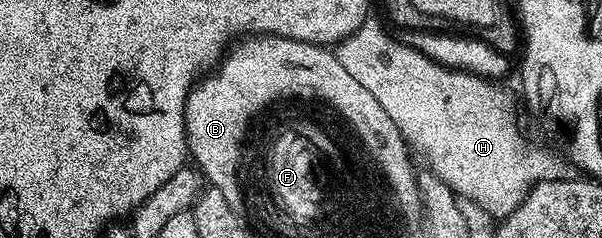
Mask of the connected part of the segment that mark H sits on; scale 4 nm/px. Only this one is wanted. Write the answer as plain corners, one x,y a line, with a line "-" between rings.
374,19
366,20
356,32
348,35
343,41
338,42
336,52
340,59
340,64
344,66
344,71
348,71
348,75
352,75
352,79
357,79
376,98
376,103
380,103
380,107
384,107
384,111
388,111
388,115
392,118
392,123
396,123
396,127
402,132
407,142
415,150
418,148
430,160
431,166
429,165
429,168
432,170
434,176
439,177
448,188
454,190
459,198
465,199
467,197
472,204
479,205
484,212
491,213
492,216
498,217
497,219
505,219
509,213
516,211
516,207
520,207
520,203
530,194
530,188
537,181
561,181
571,176
571,166
561,156
558,156
559,158
552,157
550,154
545,153
540,146
526,141
521,127
518,126
518,117
514,114
513,99
504,90
497,89
497,84
491,83
484,77
474,76
473,73
462,72
461,69
447,68
442,64
438,64
432,58
424,56
420,51
399,41
397,36
390,35
389,37
382,30
383,22
381,20
379,21
374,21

